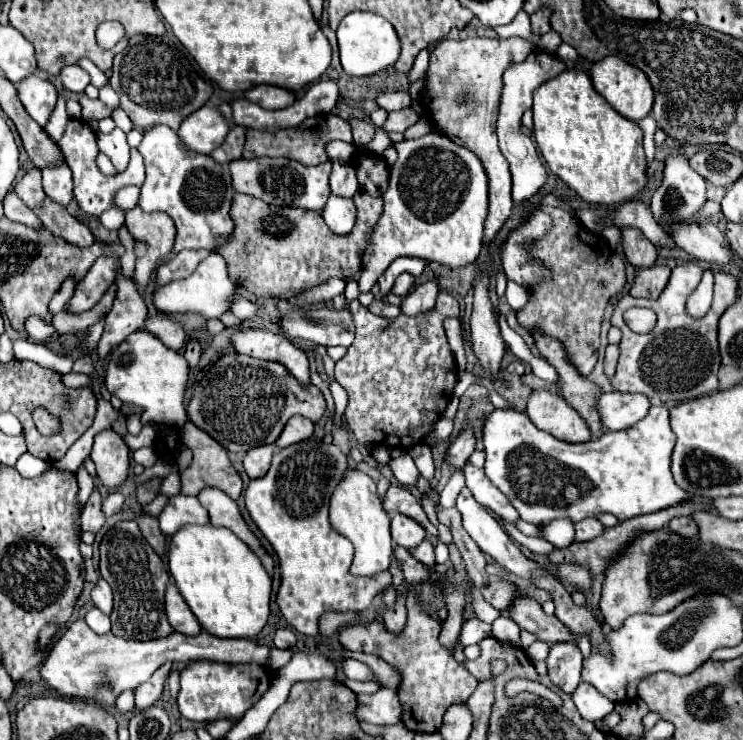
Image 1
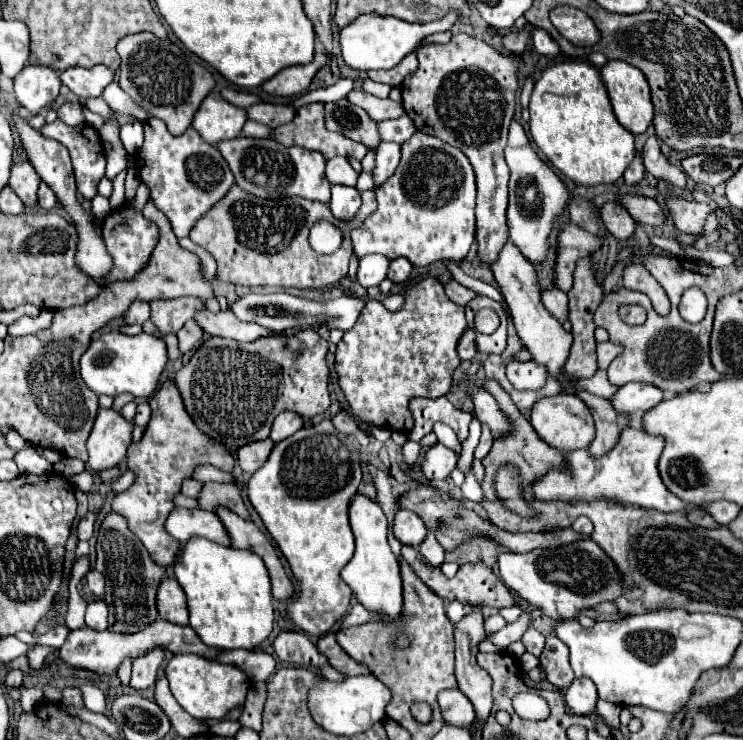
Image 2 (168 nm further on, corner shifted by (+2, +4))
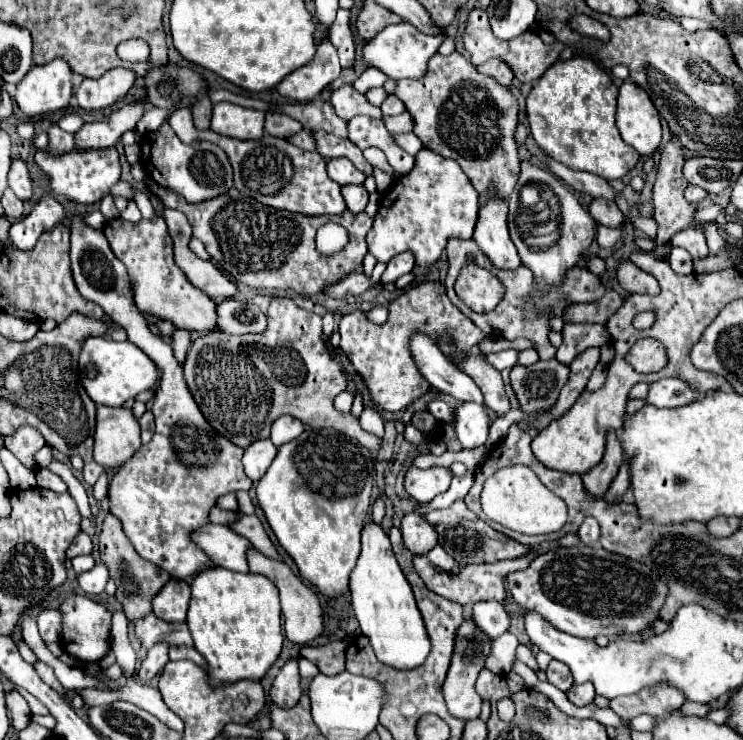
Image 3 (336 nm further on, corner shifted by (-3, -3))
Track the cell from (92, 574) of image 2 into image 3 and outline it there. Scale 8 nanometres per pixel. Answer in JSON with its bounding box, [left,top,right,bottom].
[78,563,108,595]

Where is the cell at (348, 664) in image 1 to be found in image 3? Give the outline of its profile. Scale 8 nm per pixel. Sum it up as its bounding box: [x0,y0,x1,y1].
[270,657,302,707]

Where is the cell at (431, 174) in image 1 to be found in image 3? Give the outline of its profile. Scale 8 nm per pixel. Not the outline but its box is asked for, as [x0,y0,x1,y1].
[366,147,478,267]

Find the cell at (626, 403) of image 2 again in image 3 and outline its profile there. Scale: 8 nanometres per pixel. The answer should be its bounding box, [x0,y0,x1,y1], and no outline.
[646,379,696,407]

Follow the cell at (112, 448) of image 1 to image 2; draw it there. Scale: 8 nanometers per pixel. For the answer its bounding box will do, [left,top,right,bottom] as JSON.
[87,408,133,472]

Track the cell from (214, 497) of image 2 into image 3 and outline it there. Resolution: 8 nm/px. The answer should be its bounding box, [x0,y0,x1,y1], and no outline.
[230,511,280,559]

